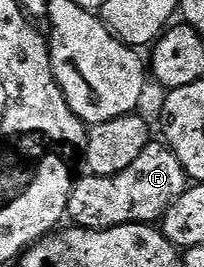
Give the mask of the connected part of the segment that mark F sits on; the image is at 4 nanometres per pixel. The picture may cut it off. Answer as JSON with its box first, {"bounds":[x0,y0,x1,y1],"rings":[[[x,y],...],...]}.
{"bounds":[66,139,188,229],"rings":[[[158,139],[151,140],[150,145],[144,147],[144,151],[140,151],[140,156],[125,171],[107,177],[85,176],[79,176],[75,180],[66,208],[66,217],[74,220],[71,222],[80,229],[111,229],[121,225],[148,225],[161,222],[170,204],[188,188],[188,178],[184,167],[180,167],[180,159],[176,159],[172,150]]]}

